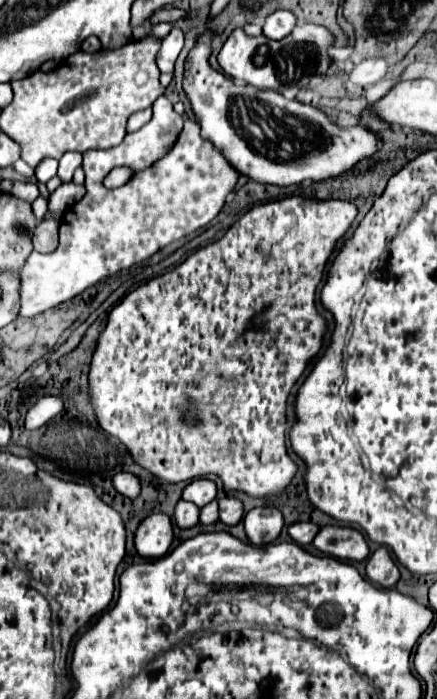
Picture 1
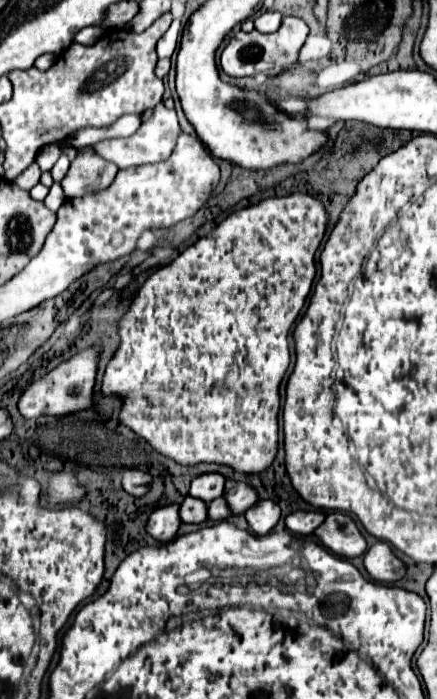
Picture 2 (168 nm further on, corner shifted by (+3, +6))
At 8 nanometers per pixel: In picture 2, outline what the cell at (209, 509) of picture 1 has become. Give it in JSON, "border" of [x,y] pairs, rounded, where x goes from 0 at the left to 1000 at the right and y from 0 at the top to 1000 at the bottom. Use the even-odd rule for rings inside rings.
{"border":[[[499,711],[485,720],[476,720],[476,742],[485,742],[485,745],[513,745],[526,737],[531,737],[531,731],[526,731],[526,725],[522,725],[522,720],[517,720],[513,711]]]}

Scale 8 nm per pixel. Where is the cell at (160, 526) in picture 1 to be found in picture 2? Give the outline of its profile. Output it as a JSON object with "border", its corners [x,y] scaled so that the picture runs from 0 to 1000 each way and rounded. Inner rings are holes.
{"border":[[[380,722],[380,725],[357,728],[339,742],[339,751],[334,751],[339,763],[362,774],[375,774],[375,777],[394,774],[416,748],[407,728],[412,728],[412,722]]]}

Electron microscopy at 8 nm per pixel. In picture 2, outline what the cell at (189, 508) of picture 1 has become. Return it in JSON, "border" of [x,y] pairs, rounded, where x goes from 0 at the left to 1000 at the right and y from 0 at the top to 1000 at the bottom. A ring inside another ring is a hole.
{"border":[[[426,711],[412,722],[412,740],[421,748],[467,748],[476,742],[476,722],[462,714]]]}

